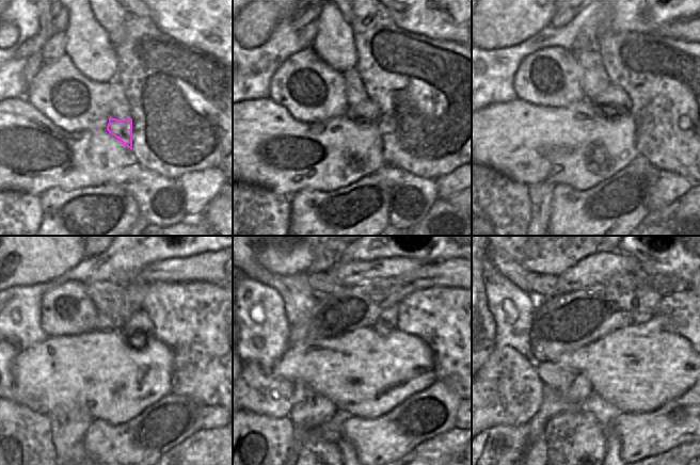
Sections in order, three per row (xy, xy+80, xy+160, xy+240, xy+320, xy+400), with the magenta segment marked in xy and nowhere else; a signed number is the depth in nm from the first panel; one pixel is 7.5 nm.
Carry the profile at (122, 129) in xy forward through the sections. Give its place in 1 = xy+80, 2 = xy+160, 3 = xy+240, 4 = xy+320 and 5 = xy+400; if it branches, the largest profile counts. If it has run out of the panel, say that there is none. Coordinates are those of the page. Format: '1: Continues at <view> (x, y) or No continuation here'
1: Continues at xy+80 (366, 114)
2: Continues at xy+160 (610, 103)
3: Continues at xy+240 (140, 327)
4: Continues at xy+320 (387, 322)
5: Continues at xy+400 (645, 305)

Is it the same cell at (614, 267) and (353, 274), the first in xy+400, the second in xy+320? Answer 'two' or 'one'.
one

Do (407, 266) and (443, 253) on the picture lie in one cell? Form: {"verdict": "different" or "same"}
{"verdict": "different"}

